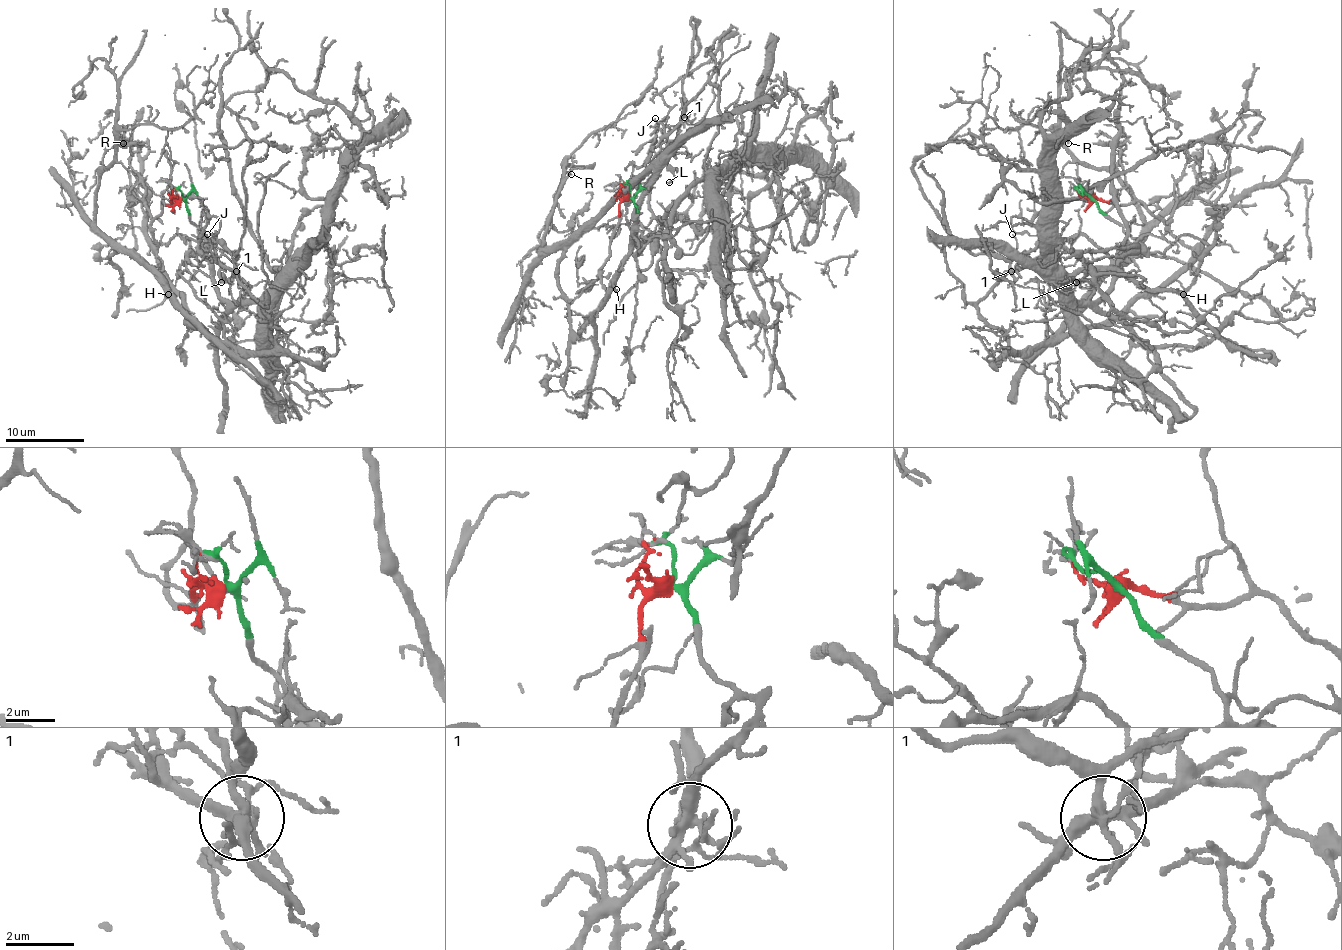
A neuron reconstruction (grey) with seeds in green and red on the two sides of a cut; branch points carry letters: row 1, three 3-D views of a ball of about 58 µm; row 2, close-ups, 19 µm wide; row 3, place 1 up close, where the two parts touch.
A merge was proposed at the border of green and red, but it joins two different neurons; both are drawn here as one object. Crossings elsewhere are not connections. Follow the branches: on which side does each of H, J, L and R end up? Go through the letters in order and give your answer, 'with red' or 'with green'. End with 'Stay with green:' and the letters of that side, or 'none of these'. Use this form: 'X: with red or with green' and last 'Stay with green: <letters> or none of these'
H: with red
J: with red
L: with red
R: with red
Stay with green: none of these

